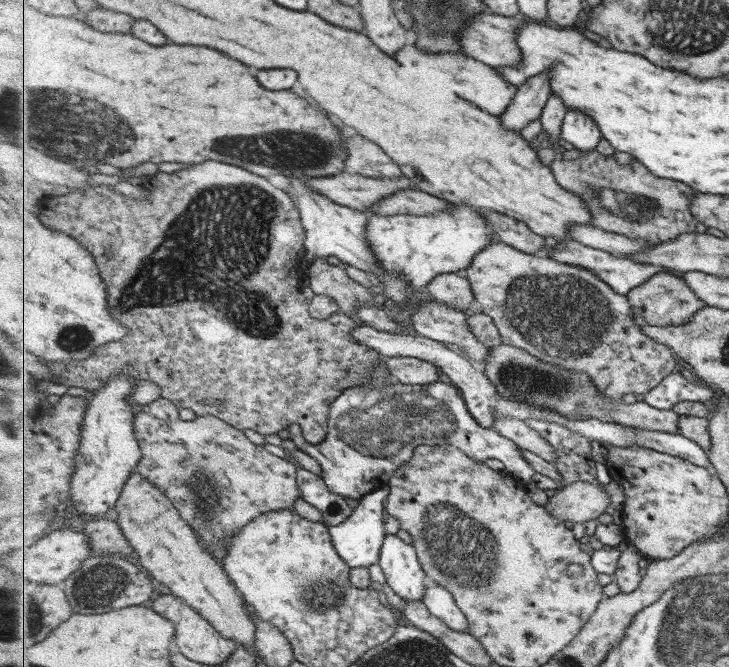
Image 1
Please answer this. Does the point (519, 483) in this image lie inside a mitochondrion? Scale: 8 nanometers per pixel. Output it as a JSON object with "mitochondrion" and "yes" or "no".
{"mitochondrion":"no"}

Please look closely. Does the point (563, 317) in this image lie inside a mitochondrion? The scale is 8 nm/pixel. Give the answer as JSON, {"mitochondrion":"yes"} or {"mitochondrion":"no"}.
{"mitochondrion":"yes"}

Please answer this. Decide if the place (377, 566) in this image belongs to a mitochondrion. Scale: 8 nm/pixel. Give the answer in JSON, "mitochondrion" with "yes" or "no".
{"mitochondrion":"no"}

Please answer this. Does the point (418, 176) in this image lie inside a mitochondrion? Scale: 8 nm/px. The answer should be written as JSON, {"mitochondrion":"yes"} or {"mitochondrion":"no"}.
{"mitochondrion":"no"}

